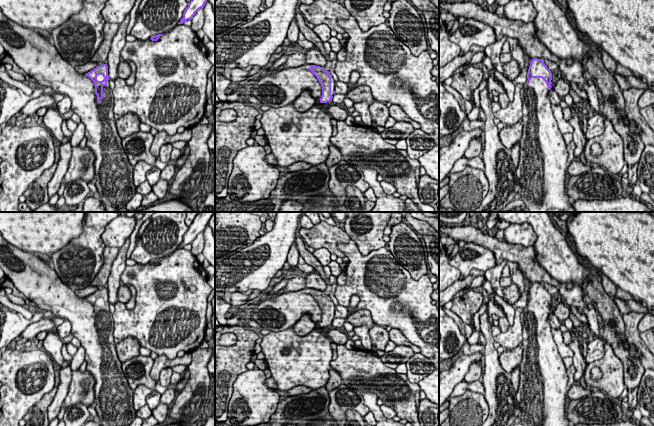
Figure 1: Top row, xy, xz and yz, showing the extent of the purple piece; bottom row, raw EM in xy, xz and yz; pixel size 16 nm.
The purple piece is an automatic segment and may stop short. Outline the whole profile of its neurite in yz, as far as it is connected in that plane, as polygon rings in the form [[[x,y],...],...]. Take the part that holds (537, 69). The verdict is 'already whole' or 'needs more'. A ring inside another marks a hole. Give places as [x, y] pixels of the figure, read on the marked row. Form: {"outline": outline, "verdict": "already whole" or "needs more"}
{"outline": [[[534,58],[527,79],[520,92],[523,130],[516,168],[520,199],[528,212],[575,212],[565,187],[567,145],[549,97],[552,73],[544,60]]], "verdict": "needs more"}

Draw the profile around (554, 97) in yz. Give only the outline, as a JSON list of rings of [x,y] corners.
[[[553,83],[551,84],[551,86],[552,86],[552,87],[551,87],[551,89],[549,90],[550,101],[551,101],[551,103],[554,104],[554,105],[560,105],[561,98],[560,98],[559,95],[555,92]]]

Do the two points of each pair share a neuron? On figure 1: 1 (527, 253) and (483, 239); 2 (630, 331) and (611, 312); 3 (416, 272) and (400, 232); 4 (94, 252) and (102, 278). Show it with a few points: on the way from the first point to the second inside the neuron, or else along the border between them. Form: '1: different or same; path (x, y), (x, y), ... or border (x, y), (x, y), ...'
1: same; path (516, 253), (503, 251), (494, 244)
2: different; border (622, 317), (625, 333)
3: same; path (414, 262), (404, 242)
4: different; border (105, 246), (103, 265), (90, 284)

